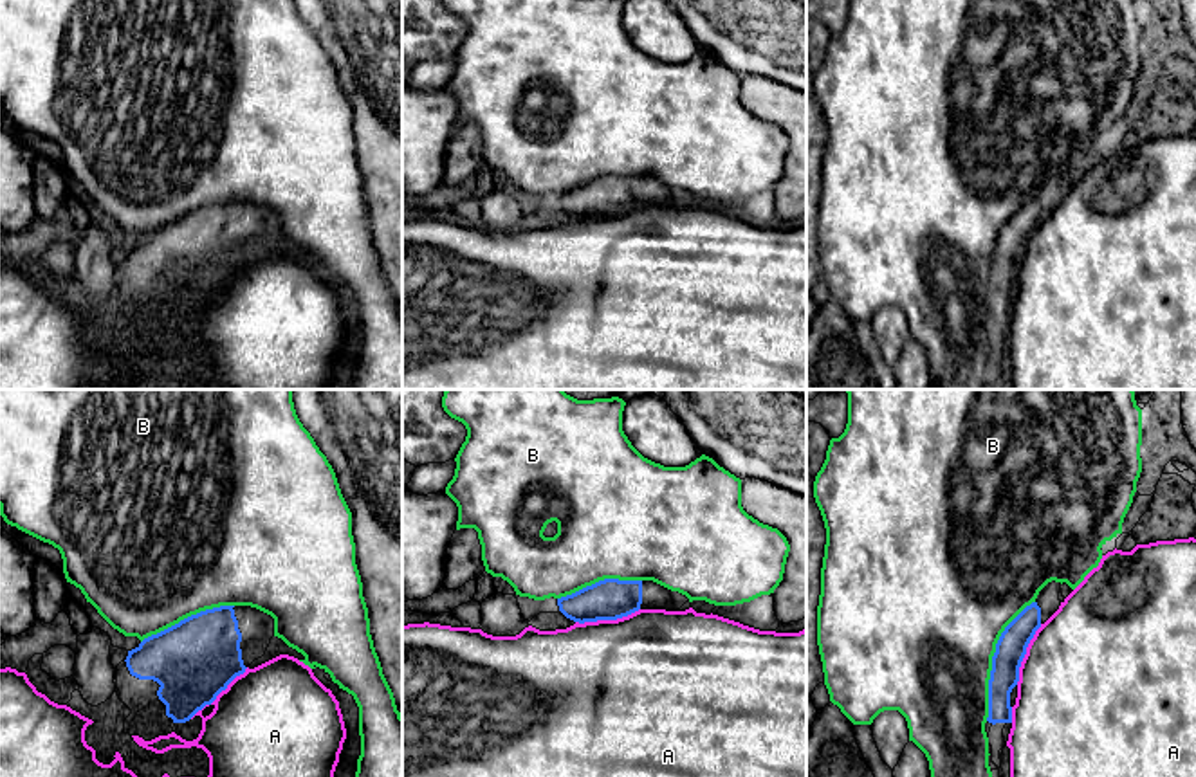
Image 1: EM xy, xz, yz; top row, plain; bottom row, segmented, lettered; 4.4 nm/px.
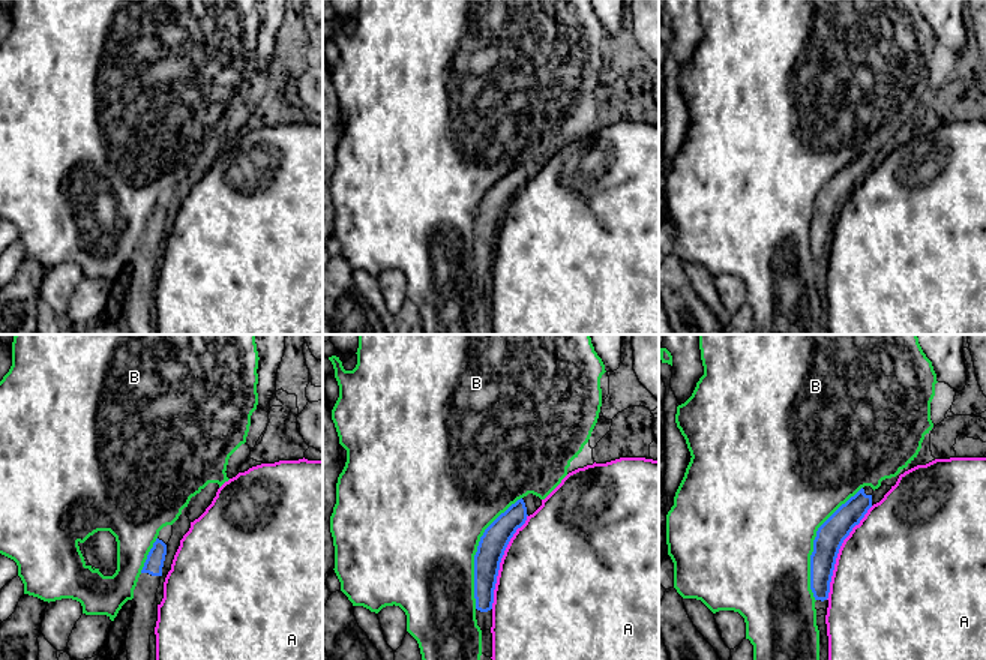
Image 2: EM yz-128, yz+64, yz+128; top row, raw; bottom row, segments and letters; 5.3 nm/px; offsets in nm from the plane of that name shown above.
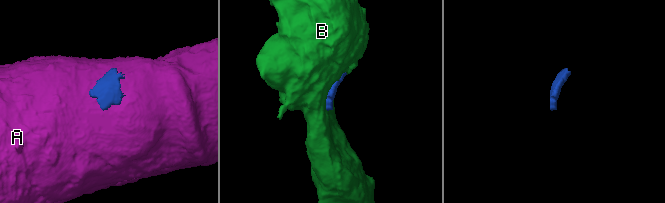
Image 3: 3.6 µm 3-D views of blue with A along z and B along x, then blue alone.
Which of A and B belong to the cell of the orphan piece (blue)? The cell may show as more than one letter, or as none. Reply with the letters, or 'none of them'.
none of them

